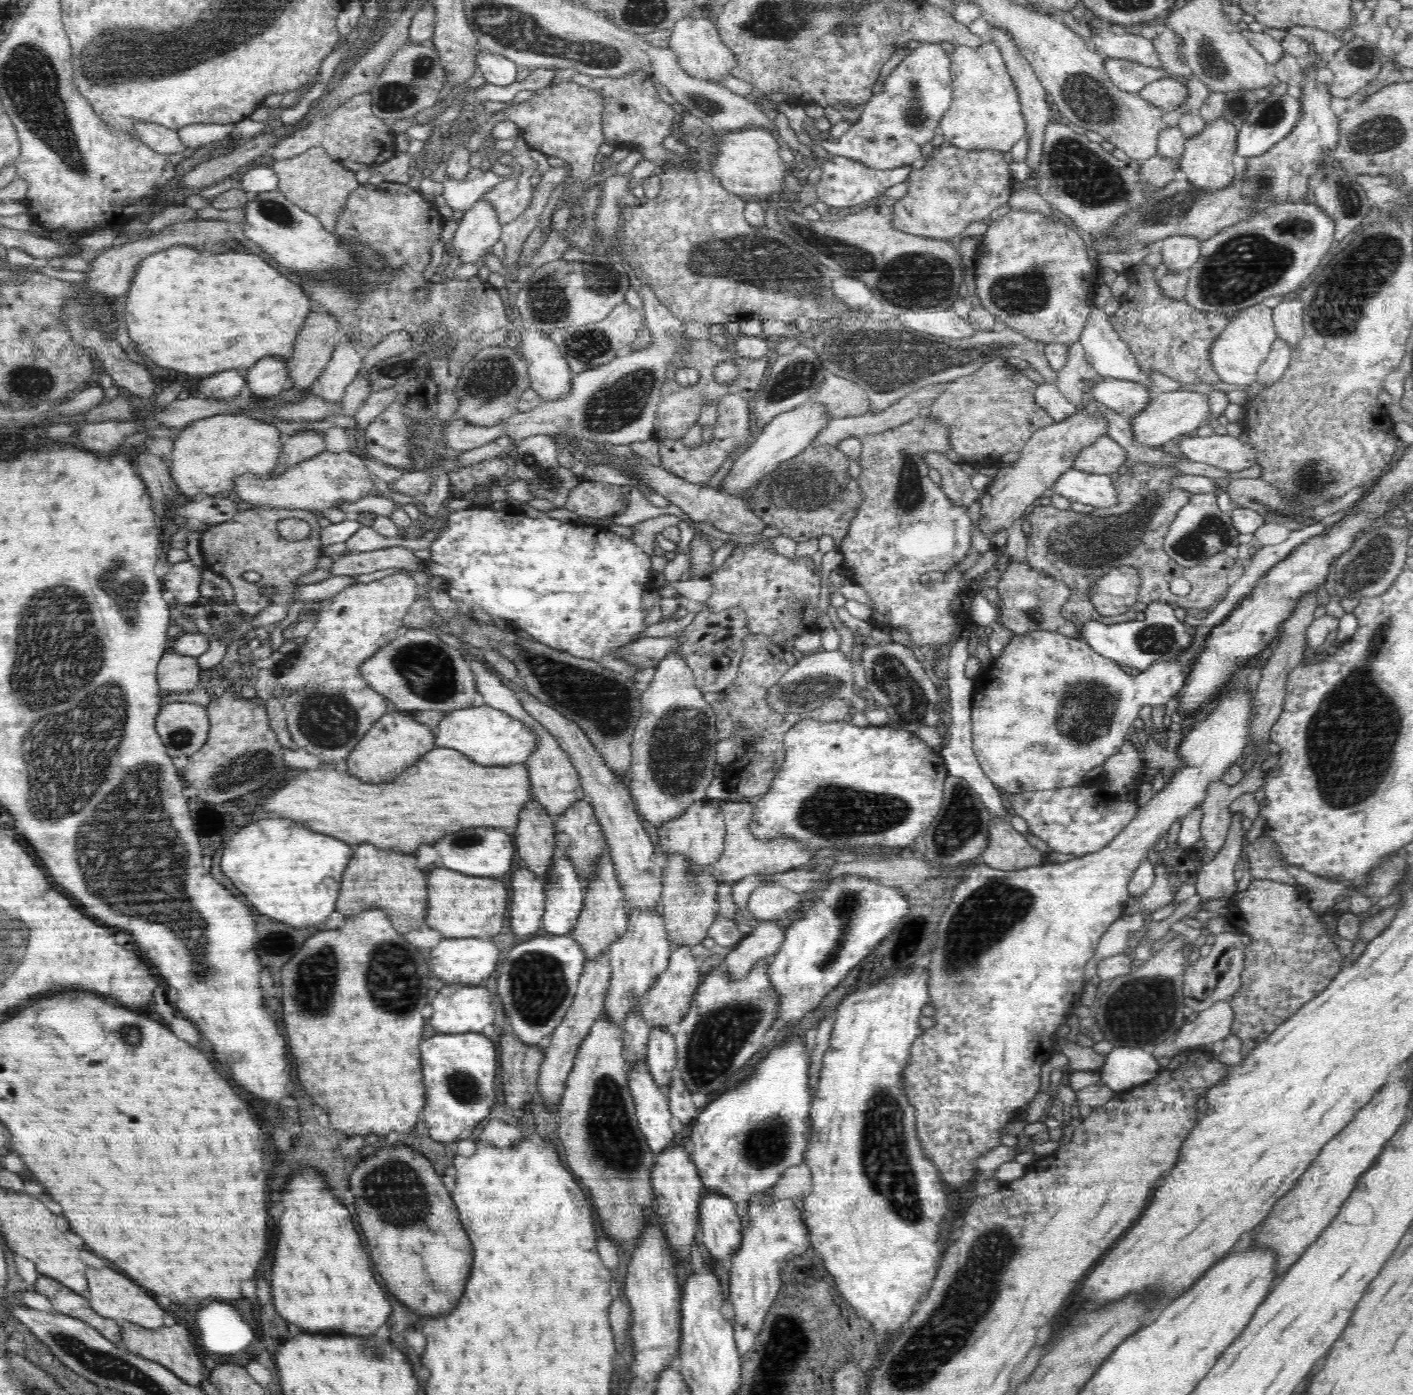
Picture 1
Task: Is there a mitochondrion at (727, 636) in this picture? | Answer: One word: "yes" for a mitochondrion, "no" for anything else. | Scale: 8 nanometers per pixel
no

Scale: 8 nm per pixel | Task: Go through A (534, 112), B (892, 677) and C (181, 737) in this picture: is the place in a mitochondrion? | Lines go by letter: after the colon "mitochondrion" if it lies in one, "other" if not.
A: other
B: mitochondrion
C: mitochondrion

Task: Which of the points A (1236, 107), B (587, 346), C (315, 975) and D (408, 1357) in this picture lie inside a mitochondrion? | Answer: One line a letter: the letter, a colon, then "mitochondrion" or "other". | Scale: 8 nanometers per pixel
A: mitochondrion
B: mitochondrion
C: mitochondrion
D: other

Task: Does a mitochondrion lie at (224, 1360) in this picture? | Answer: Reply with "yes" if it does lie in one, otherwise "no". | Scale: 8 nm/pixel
no

